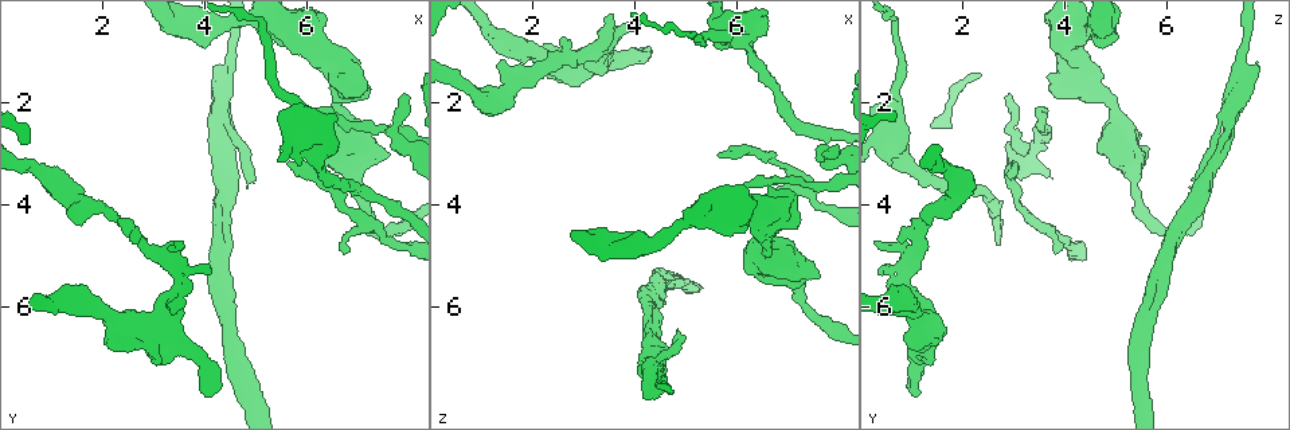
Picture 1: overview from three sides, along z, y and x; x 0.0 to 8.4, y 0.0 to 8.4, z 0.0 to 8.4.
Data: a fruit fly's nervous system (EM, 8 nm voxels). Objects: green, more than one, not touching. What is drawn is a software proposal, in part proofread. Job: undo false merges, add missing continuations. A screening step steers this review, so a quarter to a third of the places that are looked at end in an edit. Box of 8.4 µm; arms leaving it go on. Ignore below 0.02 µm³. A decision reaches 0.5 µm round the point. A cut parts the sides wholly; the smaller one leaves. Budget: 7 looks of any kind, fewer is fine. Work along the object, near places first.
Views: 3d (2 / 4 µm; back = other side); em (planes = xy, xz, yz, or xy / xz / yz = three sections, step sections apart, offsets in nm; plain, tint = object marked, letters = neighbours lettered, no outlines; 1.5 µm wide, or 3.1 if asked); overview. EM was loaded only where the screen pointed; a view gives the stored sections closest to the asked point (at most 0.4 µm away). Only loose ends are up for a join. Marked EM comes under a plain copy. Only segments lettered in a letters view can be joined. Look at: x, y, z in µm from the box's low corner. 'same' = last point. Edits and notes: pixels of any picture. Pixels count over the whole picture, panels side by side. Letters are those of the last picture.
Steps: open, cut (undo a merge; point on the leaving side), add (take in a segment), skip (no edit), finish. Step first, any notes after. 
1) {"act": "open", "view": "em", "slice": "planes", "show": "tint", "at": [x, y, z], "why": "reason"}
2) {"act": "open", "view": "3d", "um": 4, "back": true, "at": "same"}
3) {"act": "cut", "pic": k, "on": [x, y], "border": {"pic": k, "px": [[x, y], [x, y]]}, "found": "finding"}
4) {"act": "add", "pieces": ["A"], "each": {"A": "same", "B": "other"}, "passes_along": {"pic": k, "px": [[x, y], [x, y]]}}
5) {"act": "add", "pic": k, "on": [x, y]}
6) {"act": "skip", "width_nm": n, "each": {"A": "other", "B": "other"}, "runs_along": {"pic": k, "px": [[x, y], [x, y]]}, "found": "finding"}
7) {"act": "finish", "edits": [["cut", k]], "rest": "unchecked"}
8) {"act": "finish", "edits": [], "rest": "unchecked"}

{"act": "open", "view": "em", "slice": "xz", "step": 8, "show": "letters", "at": [6.25, 3.20, 0.90], "why": "thick turns thin"}

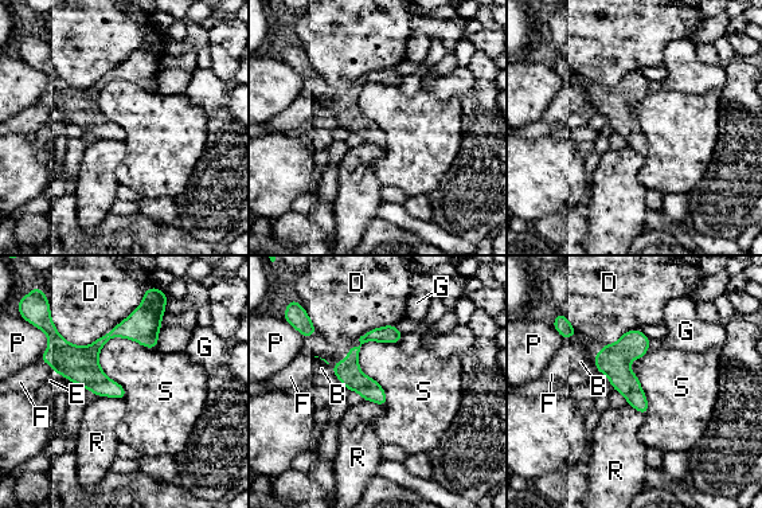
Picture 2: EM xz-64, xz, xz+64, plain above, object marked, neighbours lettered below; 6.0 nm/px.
{"act": "skip", "longest_contact_nm": ["D", 550], "each": {"B": "other", "D": "other", "E": "other", "F": "other", "G": "other", "P": "other", "R": "other", "S": "other"}, "border": {"pic": 2, "px": [[112, 336], [98, 366], [125, 398]]}, "found": "one neuron here"}

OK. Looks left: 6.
{"act": "open", "view": "em", "slice": "planes", "show": "tint", "at": [4.10, 7.75, 1.10]}

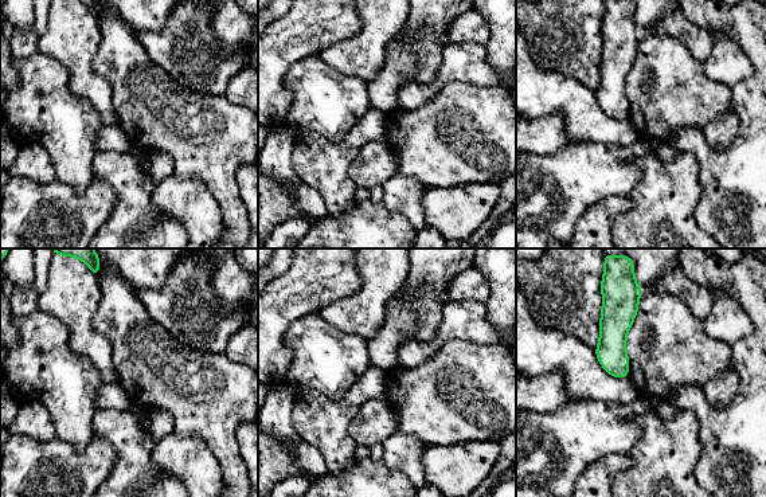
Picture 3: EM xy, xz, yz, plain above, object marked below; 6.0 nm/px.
{"act": "open", "view": "em", "slice": "planes", "show": "letters", "at": "same", "why": "what lies round it"}

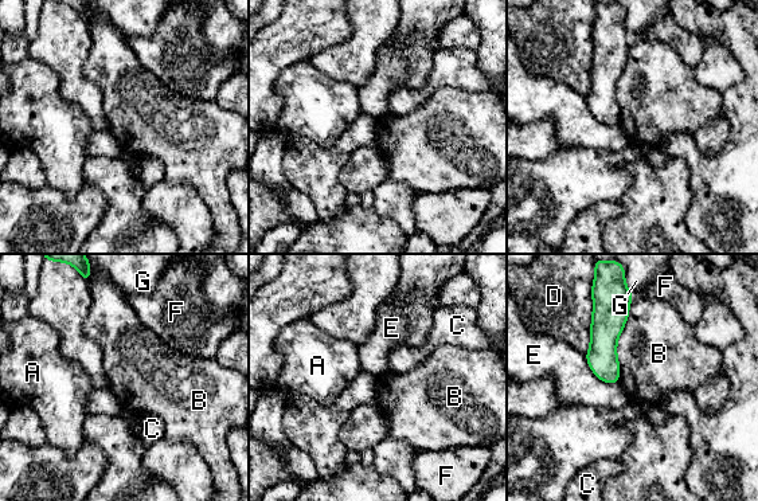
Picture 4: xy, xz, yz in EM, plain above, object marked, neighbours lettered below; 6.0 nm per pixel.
{"act": "skip", "width_nm": 180, "each": {"A": "other", "B": "other", "C": "other", "D": "other", "E": "other", "F": "other", "G": "other"}, "border": {"pic": 4, "px": [[583, 355], [600, 379], [618, 382]]}, "found": "none of them fits"}

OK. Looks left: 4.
{"act": "open", "view": "3d", "um": 2, "at": [7.70, 2.65, 3.05], "why": "sharp bend"}

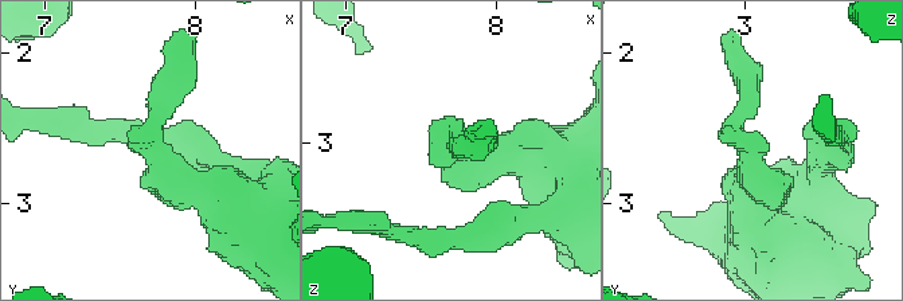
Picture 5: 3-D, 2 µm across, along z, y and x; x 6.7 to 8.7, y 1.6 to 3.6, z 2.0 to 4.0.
{"act": "open", "view": "em", "slice": "planes", "show": "letters", "at": [7.70, 2.62, 3.06], "why": "shape alone is not enough"}

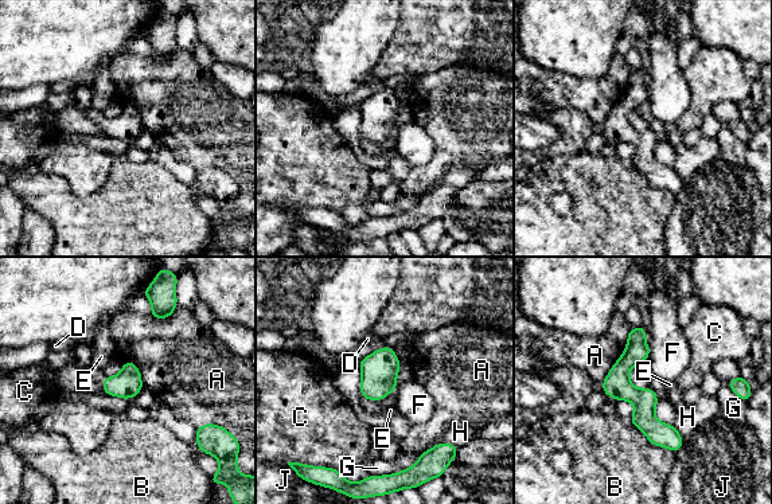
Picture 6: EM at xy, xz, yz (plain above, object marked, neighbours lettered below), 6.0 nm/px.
{"act": "skip", "width_nm": 20, "each": {"A": "other", "B": "other", "C": "other", "D": "other", "E": "other", "F": "other", "G": "other", "H": "other", "J": "other"}, "runs_along": {"pic": 6, "px": [[642, 329], [623, 385], [675, 446]]}, "found": "one neuron here"}

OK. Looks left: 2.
{"act": "finish", "edits": [], "rest": "unchecked"}

